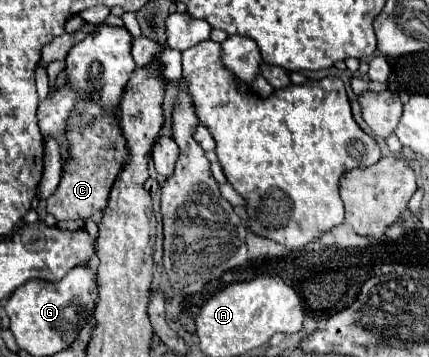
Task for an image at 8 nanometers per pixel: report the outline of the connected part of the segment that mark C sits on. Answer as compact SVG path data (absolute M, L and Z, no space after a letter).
M80 101L78 111L74 113L72 121L68 121L68 141L70 141L70 161L64 165L62 181L56 193L46 201L46 211L56 217L58 221L66 219L90 219L96 211L102 211L108 203L110 187L120 173L128 151L126 139L122 137L118 119L104 115L98 105Z

